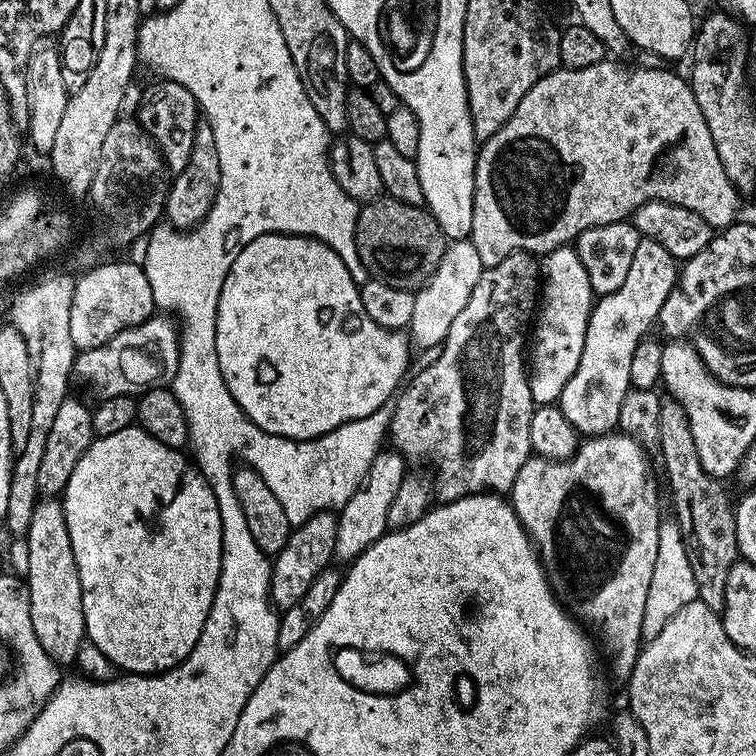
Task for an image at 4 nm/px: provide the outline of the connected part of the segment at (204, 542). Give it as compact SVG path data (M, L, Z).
M133 426L93 439L66 482L62 503L82 582L87 639L124 674L151 676L177 668L206 626L222 570L221 515L206 478L181 449L162 446Z

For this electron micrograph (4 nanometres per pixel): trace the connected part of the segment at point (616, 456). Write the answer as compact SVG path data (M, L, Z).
M613 430L604 436L585 439L569 460L548 460L544 456L535 454L529 456L526 466L518 470L518 478L514 478L514 486L510 493L511 506L516 511L516 516L522 522L522 526L527 530L528 537L532 539L532 546L536 549L540 563L544 565L548 582L552 585L556 599L566 605L577 621L583 622L591 629L599 643L600 640L604 643L605 650L612 655L612 672L620 679L620 682L627 681L629 674L634 670L634 662L642 647L642 618L645 617L646 594L649 593L654 562L657 561L659 526L662 521L660 492L656 489L656 476L652 473L652 464L648 461L648 456L649 453L633 436L626 436L619 430Z

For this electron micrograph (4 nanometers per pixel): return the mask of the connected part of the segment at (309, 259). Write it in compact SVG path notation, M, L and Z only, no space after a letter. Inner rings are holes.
M275 232L262 234L262 238L254 238L238 258L234 258L234 266L230 266L230 274L226 274L226 282L222 282L222 294L218 298L218 326L216 327L216 349L218 350L218 366L222 370L222 378L238 406L266 434L274 434L291 440L313 440L346 422L354 422L358 418L366 418L366 414L374 414L381 406L389 403L397 395L404 371L408 368L408 348L410 340L403 331L383 328L366 314L362 306L362 298L356 279L346 270L346 262L330 250L321 240L312 236L291 236Z

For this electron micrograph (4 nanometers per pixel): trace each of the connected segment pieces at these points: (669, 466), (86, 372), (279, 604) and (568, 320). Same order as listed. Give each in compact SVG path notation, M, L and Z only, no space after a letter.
M671 398L661 399L660 406L662 410L658 414L658 438L660 439L658 455L664 459L664 472L668 475L668 488L672 491L673 502L676 503L674 519L679 524L681 534L684 536L686 554L689 555L690 567L697 583L698 599L720 614L724 611L726 578L738 562L740 550L736 537L734 500L728 497L728 492L724 489L725 485L722 481L706 474L706 470L702 470L702 458L698 458L698 446L694 446L694 434L690 434L690 418L686 418L686 410L682 410L680 403Z
M154 314L137 328L127 328L114 334L114 338L102 346L77 351L74 376L77 381L80 379L82 383L89 384L97 392L97 397L135 397L150 388L171 385L178 370L179 353L177 321L164 314Z
M335 511L319 512L293 527L286 546L282 546L280 553L271 561L272 577L269 580L268 593L271 603L277 609L294 606L294 602L298 602L298 598L302 598L302 594L310 590L310 582L314 582L320 571L333 563L337 538L338 516Z
M575 247L555 248L552 252L543 253L539 261L542 277L542 295L538 300L538 315L534 320L536 337L530 340L530 367L528 368L528 385L533 405L555 404L562 394L562 386L570 382L574 370L578 370L578 361L582 359L582 346L586 342L586 326L590 322L590 314L594 303L594 293L590 286L590 278L586 274L586 266L582 266L582 258Z

